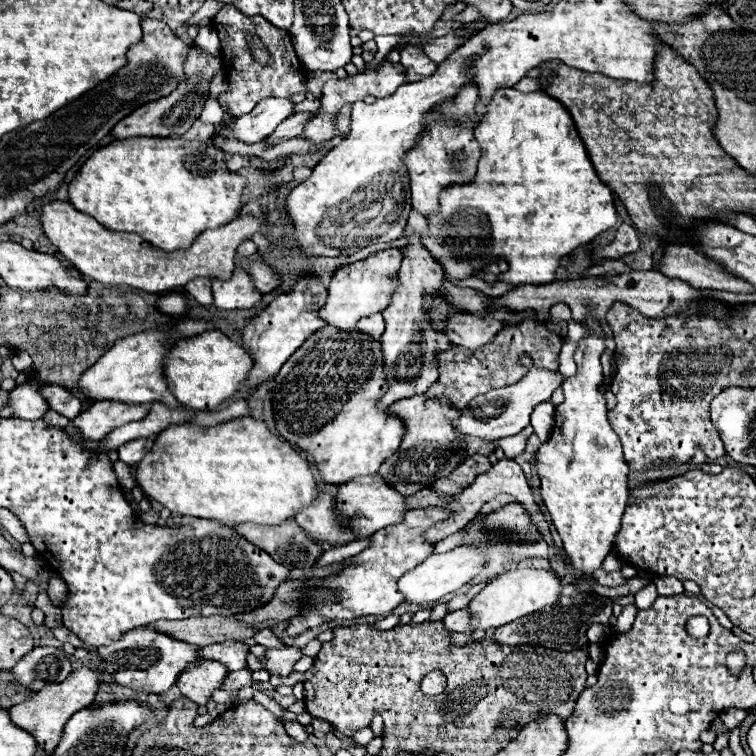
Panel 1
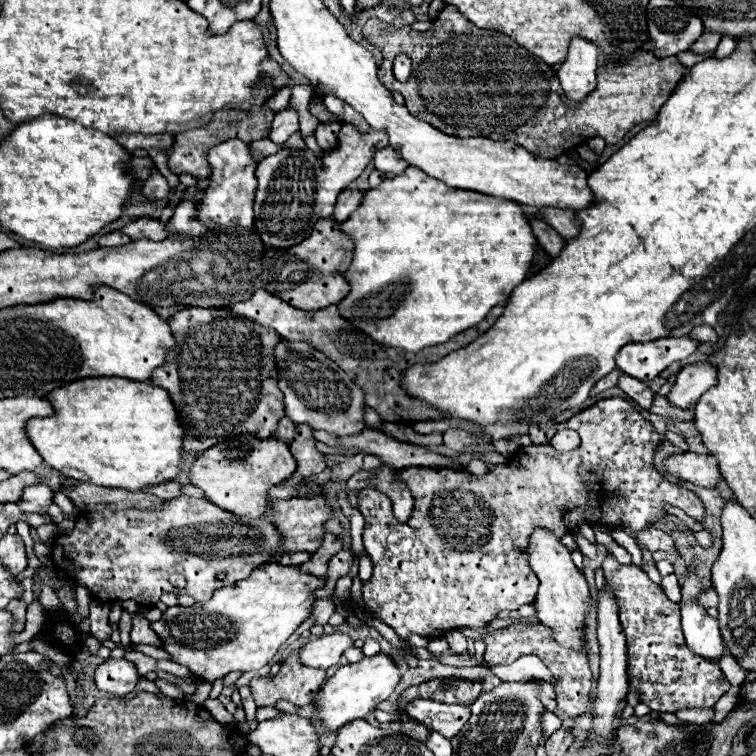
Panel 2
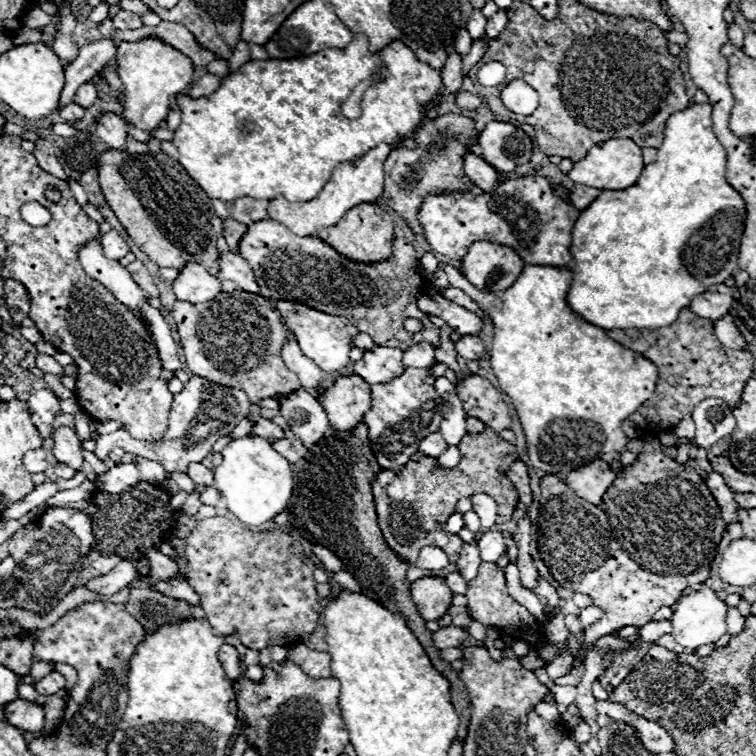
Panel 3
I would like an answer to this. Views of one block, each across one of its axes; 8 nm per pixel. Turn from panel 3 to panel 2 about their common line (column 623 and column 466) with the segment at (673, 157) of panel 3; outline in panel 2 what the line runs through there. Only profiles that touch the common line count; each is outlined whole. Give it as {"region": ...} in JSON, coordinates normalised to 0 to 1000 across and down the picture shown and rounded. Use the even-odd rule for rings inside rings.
{"region":[[[537,222],[529,233],[521,233],[519,238],[511,235],[503,243],[503,249],[484,251],[481,265],[474,272],[474,278],[458,294],[452,294],[452,307],[468,320],[468,333],[466,333],[466,347],[463,347],[460,357],[455,360],[455,368],[463,376],[463,386],[458,394],[452,394],[447,399],[450,418],[455,423],[460,423],[466,431],[471,431],[474,437],[479,437],[484,444],[489,444],[492,450],[497,450],[500,455],[519,458],[519,460],[534,460],[540,466],[553,466],[558,460],[590,452],[593,447],[638,426],[653,405],[667,402],[669,394],[675,392],[675,386],[696,368],[701,344],[704,344],[704,339],[709,333],[709,323],[712,323],[709,315],[704,312],[701,296],[698,296],[693,280],[688,278],[688,272],[680,265],[651,262],[651,259],[640,259],[640,257],[630,257],[630,254],[593,249],[587,241],[571,238],[571,233],[561,233],[561,228],[556,228],[553,222]]]}

